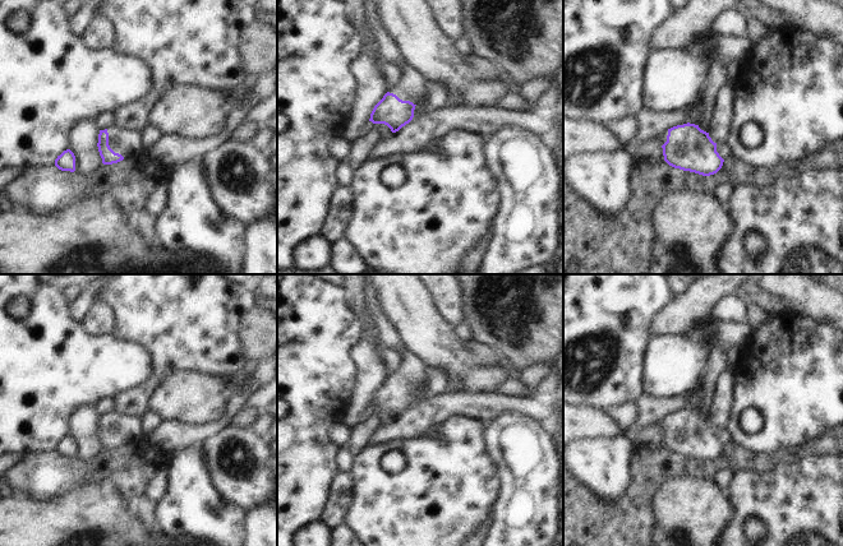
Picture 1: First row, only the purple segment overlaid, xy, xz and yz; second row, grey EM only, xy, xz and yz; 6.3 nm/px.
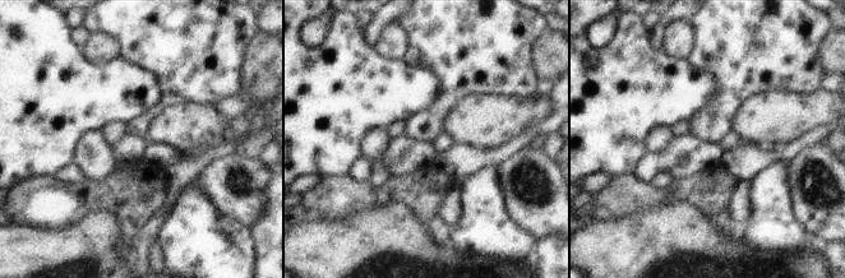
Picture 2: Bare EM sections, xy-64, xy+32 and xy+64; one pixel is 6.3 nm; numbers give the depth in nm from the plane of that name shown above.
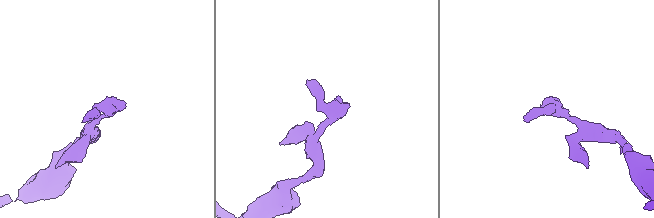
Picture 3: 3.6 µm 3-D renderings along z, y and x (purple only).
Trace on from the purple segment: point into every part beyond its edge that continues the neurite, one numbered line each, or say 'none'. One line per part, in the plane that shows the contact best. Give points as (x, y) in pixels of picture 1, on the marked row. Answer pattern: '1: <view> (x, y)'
1: xy (124, 140)

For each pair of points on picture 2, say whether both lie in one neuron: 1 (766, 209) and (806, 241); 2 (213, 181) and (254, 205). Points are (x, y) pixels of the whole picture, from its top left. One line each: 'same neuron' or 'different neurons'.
1: same neuron
2: same neuron

